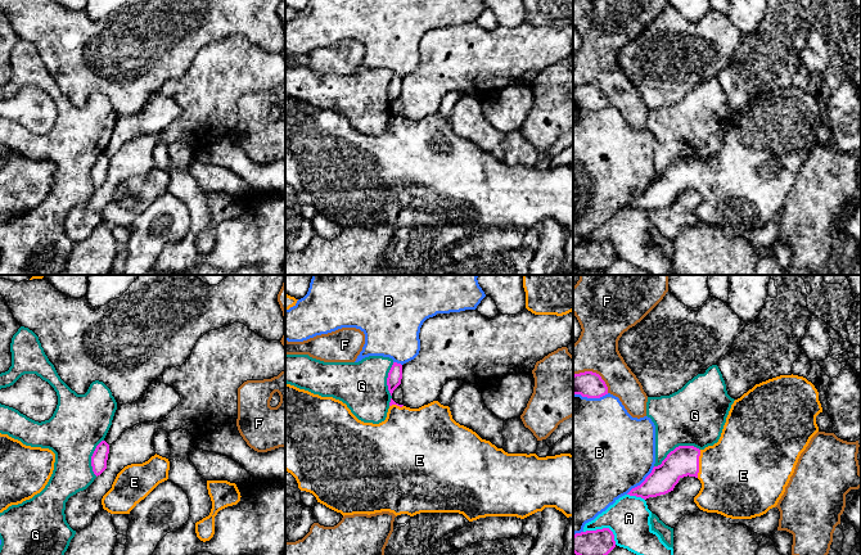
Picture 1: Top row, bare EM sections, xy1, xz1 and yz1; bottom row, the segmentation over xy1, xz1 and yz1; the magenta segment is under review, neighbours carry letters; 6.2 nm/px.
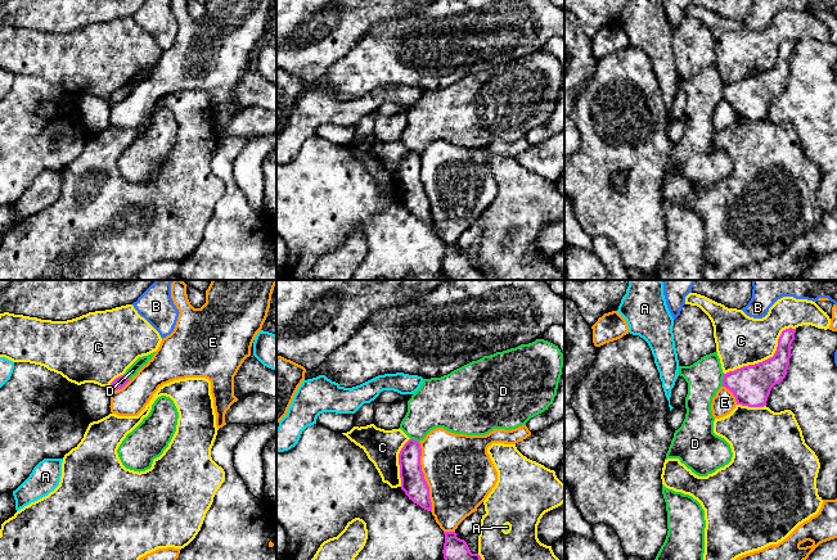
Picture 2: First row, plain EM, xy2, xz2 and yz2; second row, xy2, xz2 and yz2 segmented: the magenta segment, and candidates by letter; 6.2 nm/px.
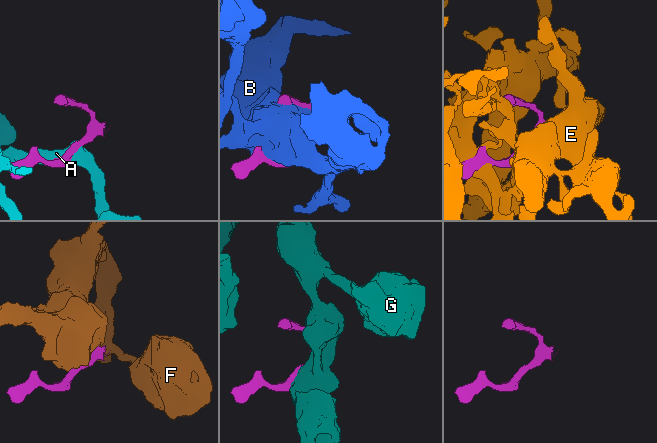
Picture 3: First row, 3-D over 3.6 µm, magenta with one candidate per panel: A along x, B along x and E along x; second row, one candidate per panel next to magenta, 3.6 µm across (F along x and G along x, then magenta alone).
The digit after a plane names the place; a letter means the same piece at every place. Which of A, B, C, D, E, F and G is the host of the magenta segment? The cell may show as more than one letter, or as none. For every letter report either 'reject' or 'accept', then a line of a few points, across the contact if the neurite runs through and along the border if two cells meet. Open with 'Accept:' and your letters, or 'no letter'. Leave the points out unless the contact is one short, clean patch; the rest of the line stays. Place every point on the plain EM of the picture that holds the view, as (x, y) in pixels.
Accept: E
A: reject
B: reject
C: reject
D: reject | yz2 (724, 86), (721, 98)
E: accept
F: reject
G: reject

